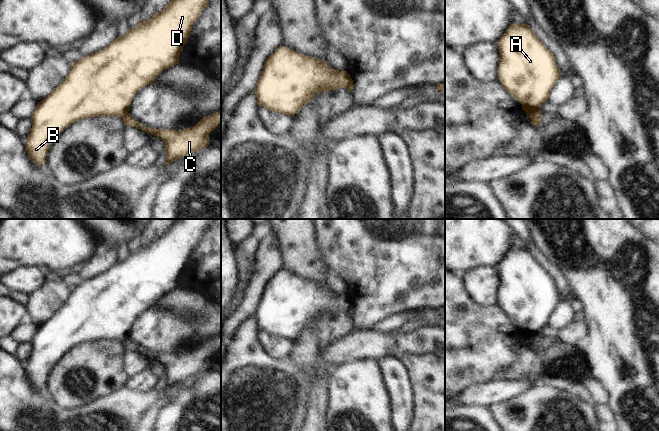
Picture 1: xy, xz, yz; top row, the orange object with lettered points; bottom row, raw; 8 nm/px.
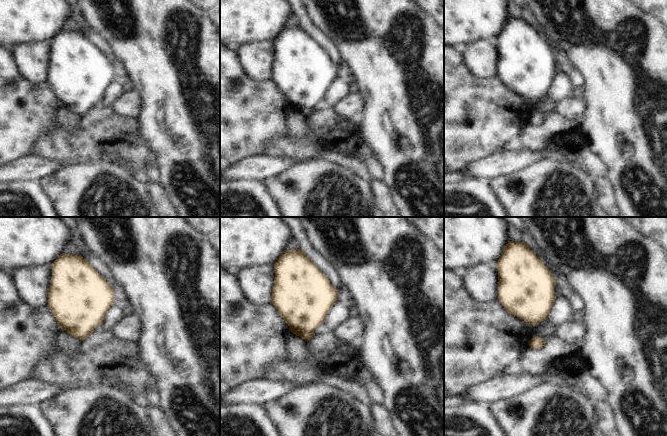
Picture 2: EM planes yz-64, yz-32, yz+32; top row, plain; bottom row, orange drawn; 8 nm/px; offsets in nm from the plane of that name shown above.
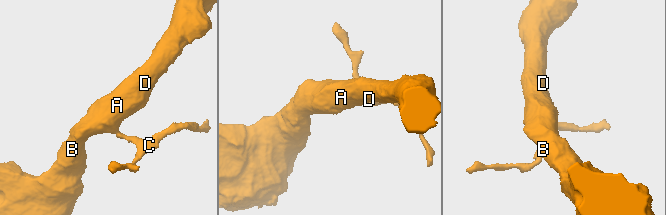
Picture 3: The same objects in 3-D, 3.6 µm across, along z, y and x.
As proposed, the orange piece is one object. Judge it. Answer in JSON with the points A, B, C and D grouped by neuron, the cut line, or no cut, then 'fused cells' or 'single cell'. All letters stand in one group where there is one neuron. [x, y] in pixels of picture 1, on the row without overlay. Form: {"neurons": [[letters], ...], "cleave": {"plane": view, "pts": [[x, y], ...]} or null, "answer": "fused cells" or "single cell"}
{"neurons": [["A", "B", "D"], ["C"]], "cleave": {"plane": "yz", "pts": [[538, 334], [530, 342]]}, "answer": "fused cells"}

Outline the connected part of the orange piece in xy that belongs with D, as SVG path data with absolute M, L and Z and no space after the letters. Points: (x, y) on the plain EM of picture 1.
M176 219L164 231L147 245L140 245L134 253L129 253L123 260L104 273L87 279L75 287L61 308L45 323L40 325L31 341L32 352L24 368L27 377L36 389L45 388L45 382L53 365L72 347L88 341L116 340L124 342L129 337L129 330L140 313L154 306L166 293L179 287L179 279L191 258L192 251L203 233L216 219Z

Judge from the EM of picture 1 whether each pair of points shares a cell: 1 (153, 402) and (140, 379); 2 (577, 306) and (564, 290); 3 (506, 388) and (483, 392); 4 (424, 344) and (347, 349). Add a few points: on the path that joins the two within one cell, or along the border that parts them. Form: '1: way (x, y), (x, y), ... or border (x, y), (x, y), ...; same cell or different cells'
1: border (125, 385), (132, 390), (152, 390); different cells
2: way (575, 301), (574, 296), (569, 291); same cell
3: way (500, 391), (489, 392); same cell
4: way (405, 344), (366, 345); same cell

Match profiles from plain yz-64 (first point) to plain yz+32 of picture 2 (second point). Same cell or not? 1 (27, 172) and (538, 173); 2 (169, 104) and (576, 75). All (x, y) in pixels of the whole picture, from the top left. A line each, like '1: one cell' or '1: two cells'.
1: two cells
2: two cells

